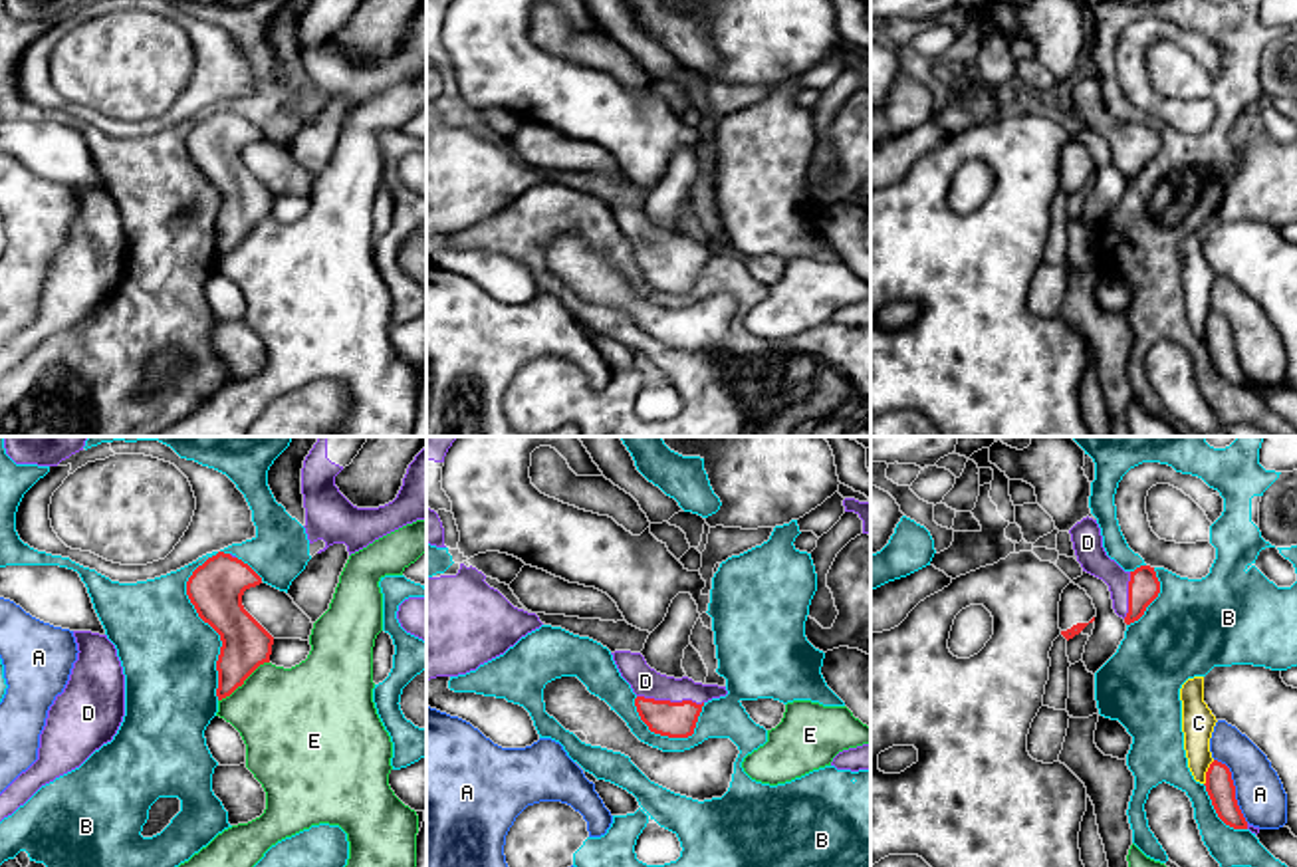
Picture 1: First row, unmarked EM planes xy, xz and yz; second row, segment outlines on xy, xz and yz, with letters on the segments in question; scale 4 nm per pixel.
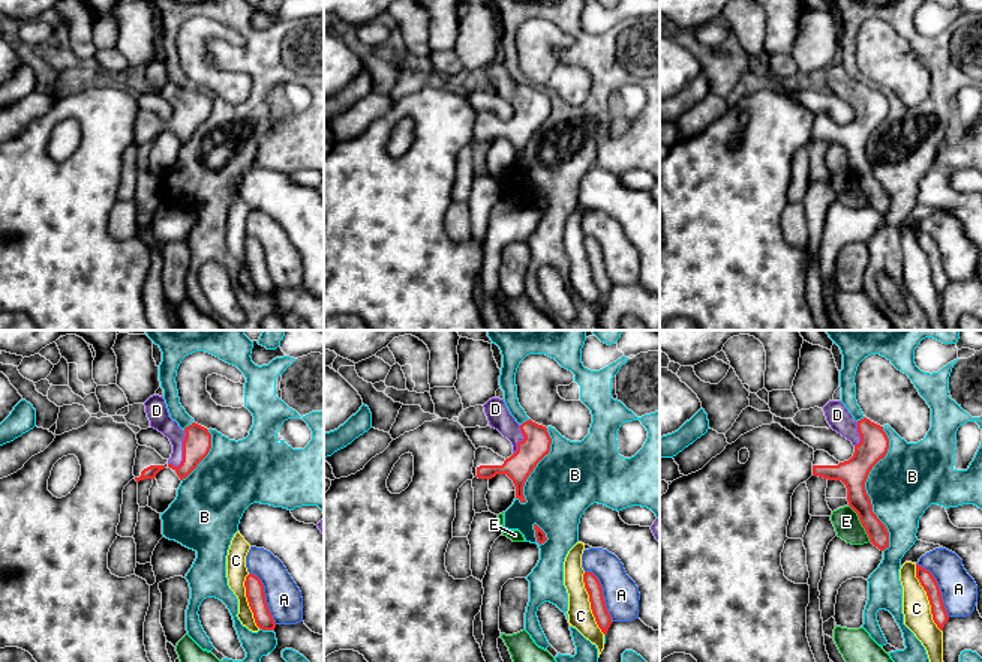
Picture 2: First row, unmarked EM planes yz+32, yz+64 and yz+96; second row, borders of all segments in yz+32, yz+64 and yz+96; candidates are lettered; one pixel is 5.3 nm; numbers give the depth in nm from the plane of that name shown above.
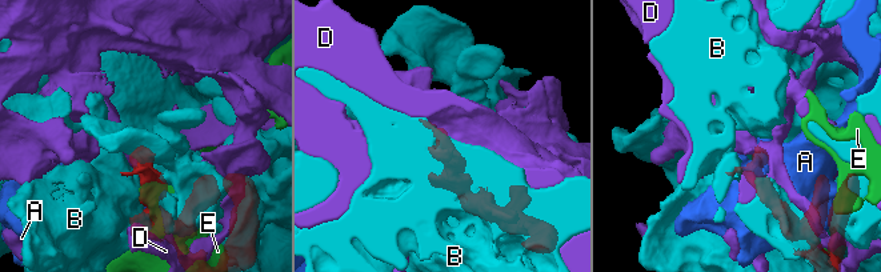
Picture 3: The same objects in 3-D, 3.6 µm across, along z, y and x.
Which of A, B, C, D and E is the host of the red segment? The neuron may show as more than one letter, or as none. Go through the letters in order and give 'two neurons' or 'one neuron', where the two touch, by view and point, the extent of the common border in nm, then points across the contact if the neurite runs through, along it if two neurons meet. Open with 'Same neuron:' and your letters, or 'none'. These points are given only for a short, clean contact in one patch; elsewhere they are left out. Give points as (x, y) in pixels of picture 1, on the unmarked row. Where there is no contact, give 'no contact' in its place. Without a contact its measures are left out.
Same neuron: D
A: two neurons | yz (1234, 344) | 300 nm
B: two neurons | xy (205, 177) | 600 nm
C: two neurons | yz (1206, 328) | 110 nm
D: one neuron | xz (669, 256) | 280 nm
E: two neurons | xy (242, 239) | 260 nm

